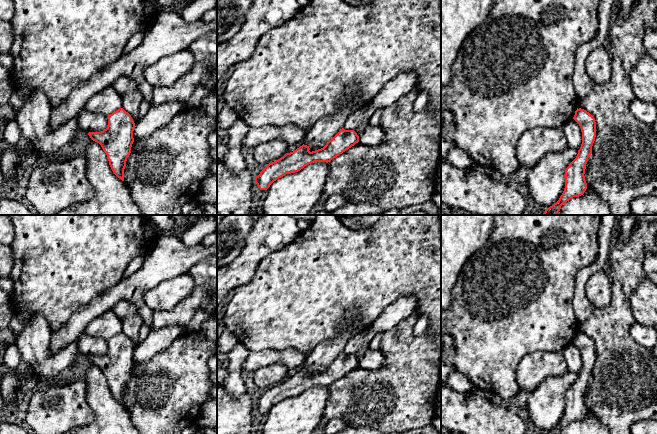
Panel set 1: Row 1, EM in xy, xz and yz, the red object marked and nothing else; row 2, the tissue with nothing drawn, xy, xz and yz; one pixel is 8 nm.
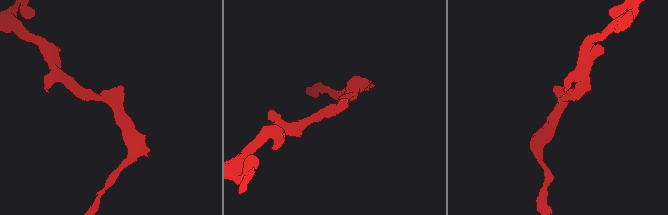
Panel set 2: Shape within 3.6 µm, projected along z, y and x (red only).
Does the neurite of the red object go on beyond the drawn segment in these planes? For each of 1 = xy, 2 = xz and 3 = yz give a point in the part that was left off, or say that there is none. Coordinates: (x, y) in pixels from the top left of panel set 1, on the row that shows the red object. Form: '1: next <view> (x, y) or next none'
1: next none
2: next none
3: next none

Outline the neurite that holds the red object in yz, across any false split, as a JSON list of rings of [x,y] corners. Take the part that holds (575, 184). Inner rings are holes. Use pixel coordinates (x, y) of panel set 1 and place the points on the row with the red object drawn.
[[[577,108],[573,119],[579,124],[582,132],[582,144],[576,158],[565,170],[565,188],[559,200],[542,215],[556,215],[563,204],[584,194],[587,189],[585,169],[589,156],[592,154],[592,146],[596,137],[595,118],[586,110]]]

